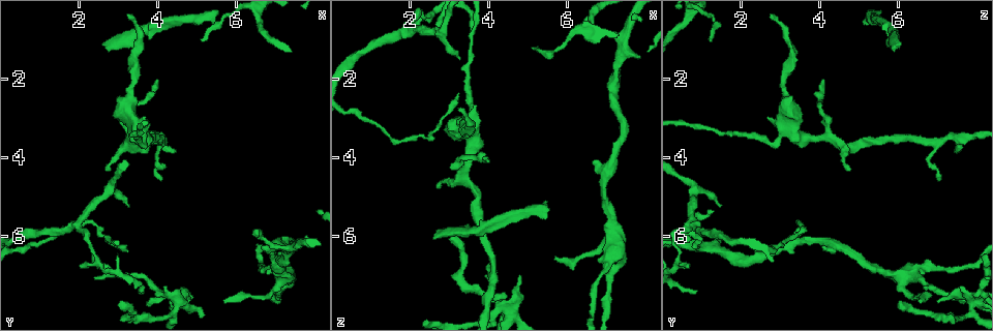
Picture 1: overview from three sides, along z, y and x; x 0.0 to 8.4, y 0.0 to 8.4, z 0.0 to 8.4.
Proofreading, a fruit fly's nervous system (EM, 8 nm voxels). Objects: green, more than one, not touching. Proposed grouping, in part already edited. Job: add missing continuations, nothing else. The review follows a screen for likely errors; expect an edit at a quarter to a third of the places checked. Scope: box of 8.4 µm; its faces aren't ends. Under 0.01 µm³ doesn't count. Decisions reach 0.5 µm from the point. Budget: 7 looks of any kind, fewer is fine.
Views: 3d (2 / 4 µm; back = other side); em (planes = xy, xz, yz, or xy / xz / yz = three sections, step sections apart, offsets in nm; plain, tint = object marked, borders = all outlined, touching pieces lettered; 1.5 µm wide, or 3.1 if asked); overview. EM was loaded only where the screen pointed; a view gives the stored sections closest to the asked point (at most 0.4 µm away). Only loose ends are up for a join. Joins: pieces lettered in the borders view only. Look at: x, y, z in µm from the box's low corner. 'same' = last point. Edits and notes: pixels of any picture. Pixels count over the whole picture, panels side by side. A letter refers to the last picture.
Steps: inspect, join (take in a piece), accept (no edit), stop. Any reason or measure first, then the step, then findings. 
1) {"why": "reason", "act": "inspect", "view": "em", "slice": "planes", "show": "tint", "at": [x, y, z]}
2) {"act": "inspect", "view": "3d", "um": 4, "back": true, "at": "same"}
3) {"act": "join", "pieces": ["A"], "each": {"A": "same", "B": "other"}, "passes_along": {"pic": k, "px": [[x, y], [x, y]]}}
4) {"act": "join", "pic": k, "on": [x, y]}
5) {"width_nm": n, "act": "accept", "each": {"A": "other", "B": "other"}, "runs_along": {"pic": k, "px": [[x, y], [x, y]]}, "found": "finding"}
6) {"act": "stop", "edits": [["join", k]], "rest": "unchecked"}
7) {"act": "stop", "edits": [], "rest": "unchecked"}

{"why": "free end", "act": "inspect", "view": "3d", "um": 2, "at": [2.95, 7.75, 6.10]}

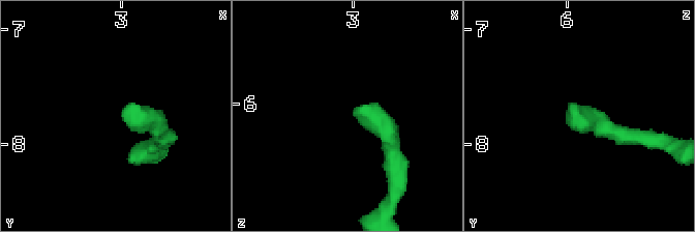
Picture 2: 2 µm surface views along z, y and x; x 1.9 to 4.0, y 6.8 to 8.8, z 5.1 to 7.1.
{"act": "inspect", "view": "em", "slice": "xz", "step": 8, "show": "tint", "at": [3.00, 7.70, 6.08]}

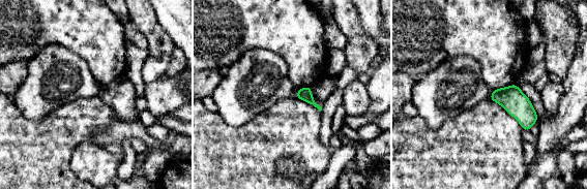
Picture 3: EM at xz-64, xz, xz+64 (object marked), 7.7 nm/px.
{"act": "inspect", "view": "em", "slice": "planes", "show": "borders", "at": "same"}

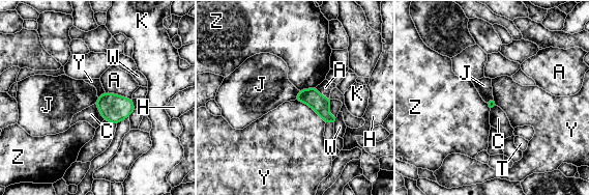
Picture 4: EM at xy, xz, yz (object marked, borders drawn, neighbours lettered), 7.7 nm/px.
{"longest_contact_nm": ["Y", 300], "act": "accept", "each": {"A": "other", "C": "other", "H": "other", "J": "other", "K": "other", "T": "other", "W": "other", "Y": "other", "Z": "other"}, "border": {"pic": 4, "px": [[299, 90], [295, 99]]}, "found": "no lettered piece goes on from it"}

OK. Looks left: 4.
{"why": "free end", "act": "inspect", "view": "3d", "um": 2, "at": [2.75, 4.40, 4.75]}

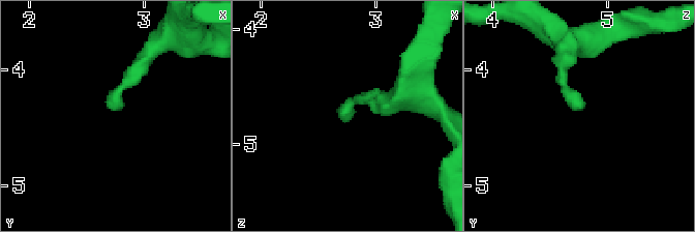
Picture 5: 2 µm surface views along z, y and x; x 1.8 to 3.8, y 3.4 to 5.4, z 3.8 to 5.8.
{"why": "now the EM", "act": "inspect", "view": "em", "slice": "planes", "show": "plain", "at": [2.72, 4.34, 4.78]}

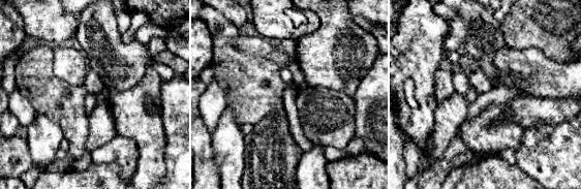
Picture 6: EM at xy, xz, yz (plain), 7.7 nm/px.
{"why": "see the neighbours", "act": "inspect", "view": "em", "slice": "planes", "show": "borders", "at": "same"}

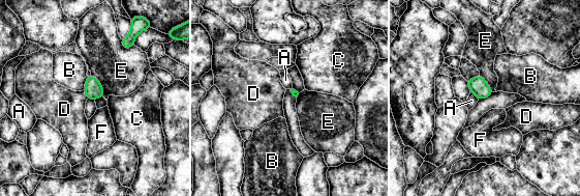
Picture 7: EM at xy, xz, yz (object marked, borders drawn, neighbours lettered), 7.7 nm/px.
{"longest_contact_nm": ["E", 190], "act": "accept", "each": {"A": "other", "B": "other", "C": "other", "D": "other", "E": "other", "F": "other"}, "found": "none of them fits"}

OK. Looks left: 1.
{"act": "stop", "edits": [], "rest": "unchecked"}

